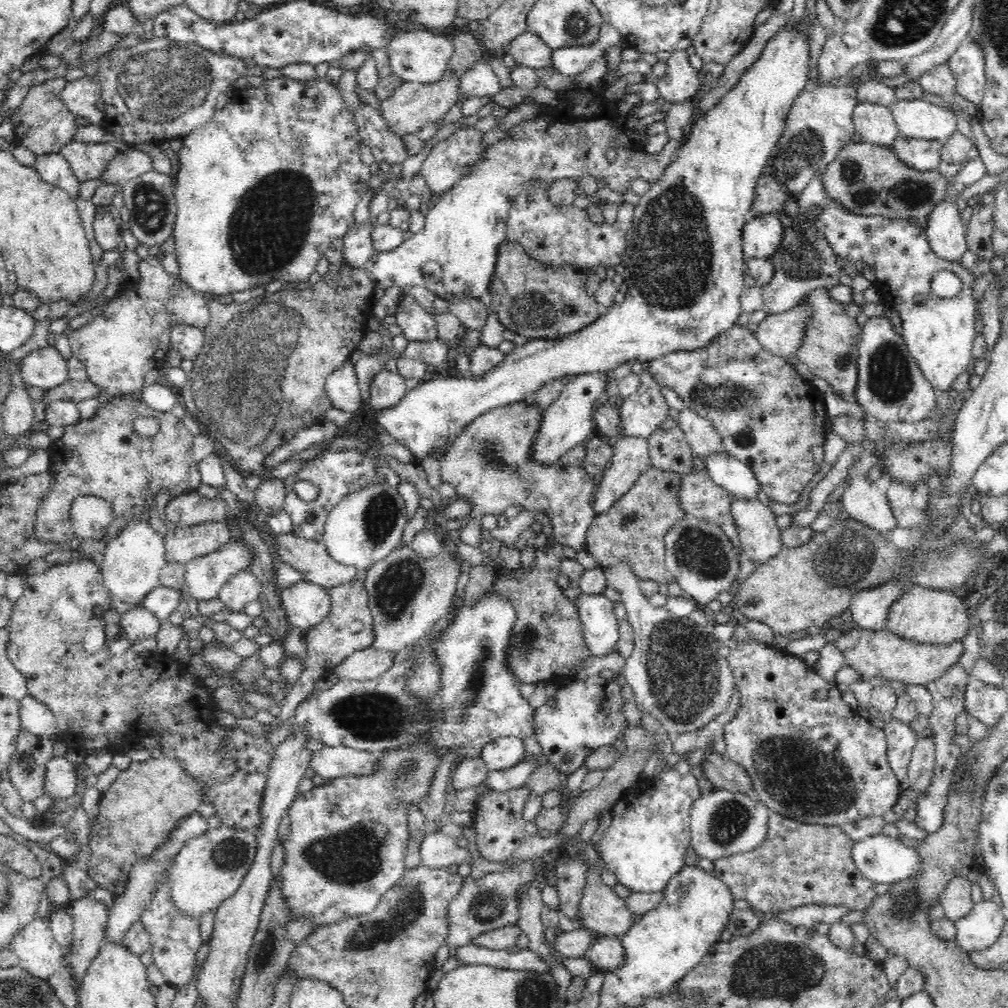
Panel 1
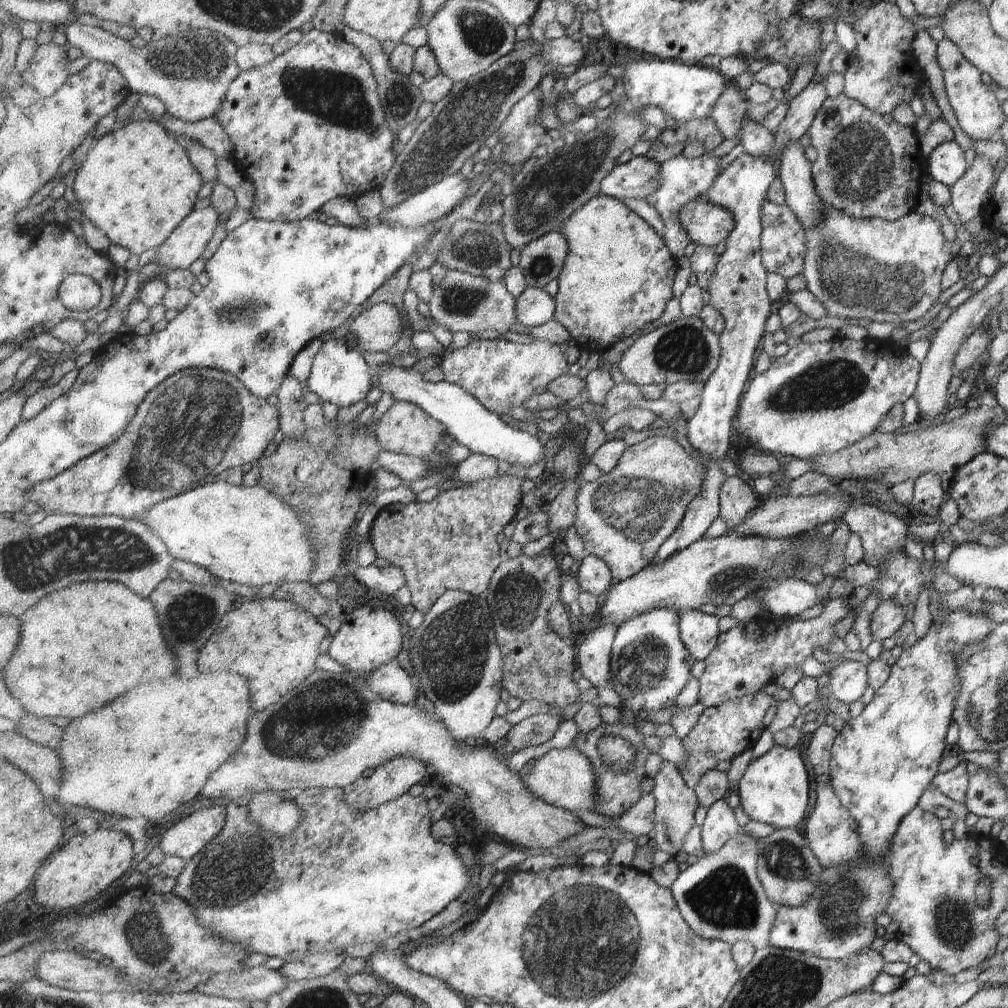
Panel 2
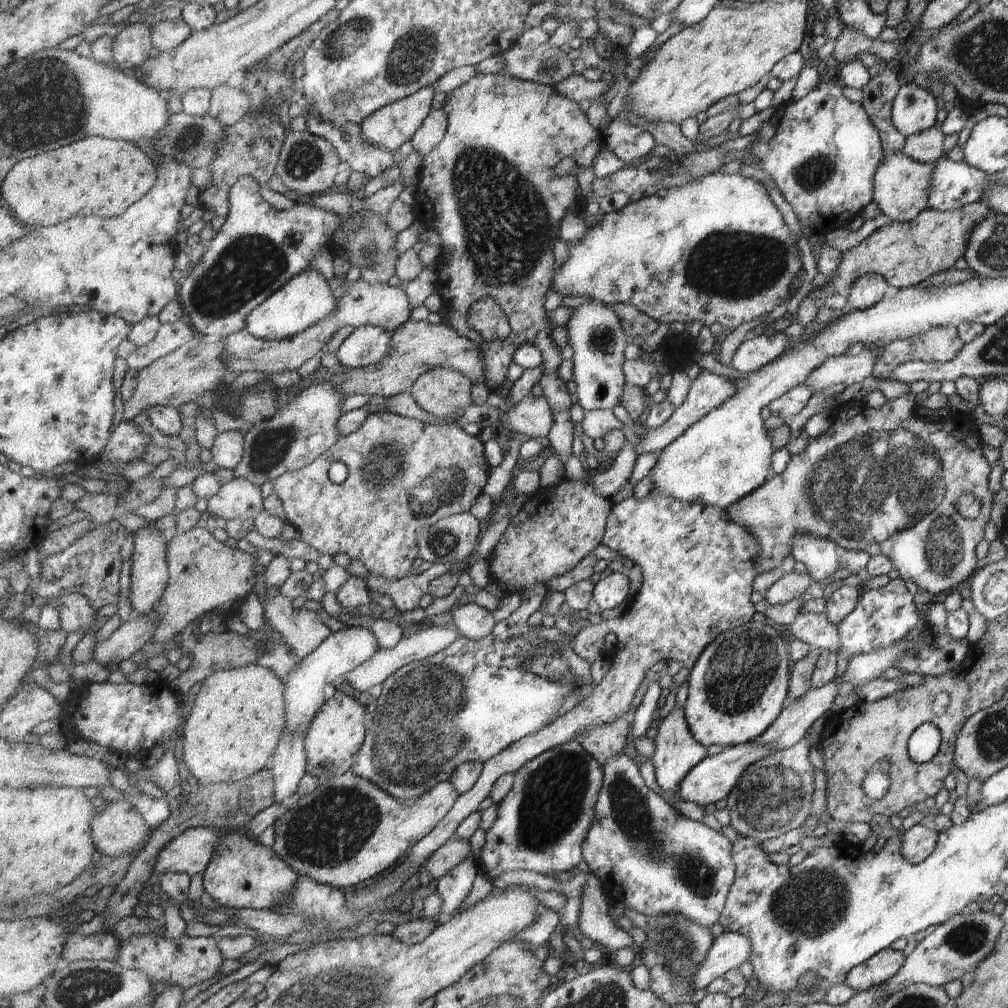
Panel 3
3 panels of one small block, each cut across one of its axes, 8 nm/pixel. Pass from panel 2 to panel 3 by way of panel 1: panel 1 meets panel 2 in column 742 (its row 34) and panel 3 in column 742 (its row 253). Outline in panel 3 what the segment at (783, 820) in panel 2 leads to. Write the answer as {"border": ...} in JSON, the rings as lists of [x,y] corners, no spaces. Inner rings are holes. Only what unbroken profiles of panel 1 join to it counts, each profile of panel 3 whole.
{"border":[[[751,620],[719,634],[703,650],[697,664],[691,669],[684,710],[691,732],[704,747],[711,744],[729,747],[749,743],[759,737],[759,734],[765,733],[779,716],[787,698],[789,680],[788,654],[784,651],[781,636],[770,625]]]}

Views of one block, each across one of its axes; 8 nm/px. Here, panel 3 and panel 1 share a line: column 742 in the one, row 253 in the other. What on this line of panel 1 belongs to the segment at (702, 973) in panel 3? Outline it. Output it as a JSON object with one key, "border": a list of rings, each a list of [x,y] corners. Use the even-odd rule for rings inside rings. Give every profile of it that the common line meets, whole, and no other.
{"border":[[[945,199],[942,202],[938,202],[938,204],[930,210],[929,217],[926,218],[925,233],[929,238],[932,250],[944,260],[959,261],[960,258],[962,258],[962,254],[966,252],[967,231],[960,221],[958,207],[956,207],[956,204],[951,200]]]}

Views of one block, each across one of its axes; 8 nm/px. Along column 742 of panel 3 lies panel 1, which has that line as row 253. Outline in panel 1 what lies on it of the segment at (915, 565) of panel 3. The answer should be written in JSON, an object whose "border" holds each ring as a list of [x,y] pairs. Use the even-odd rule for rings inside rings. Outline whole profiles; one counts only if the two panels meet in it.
{"border":[[[504,240],[498,244],[496,268],[486,295],[506,330],[528,340],[562,338],[592,324],[602,313],[595,295],[586,292],[587,274],[571,266],[549,266],[527,256],[522,245]]]}

